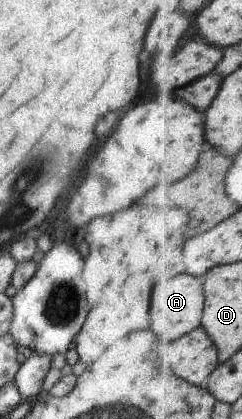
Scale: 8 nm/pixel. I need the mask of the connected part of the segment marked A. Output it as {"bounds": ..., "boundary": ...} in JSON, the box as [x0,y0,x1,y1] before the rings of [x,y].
{"bounds":[151,275,206,342],"boundary":[[[179,275],[177,279],[163,279],[153,285],[151,293],[151,331],[156,337],[163,338],[166,342],[181,339],[195,330],[204,322],[206,310],[205,278],[194,275]]]}

